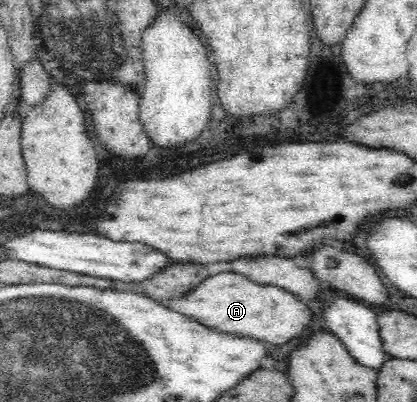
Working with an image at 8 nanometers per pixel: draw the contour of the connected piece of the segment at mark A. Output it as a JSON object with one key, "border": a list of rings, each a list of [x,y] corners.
{"border":[[[232,270],[209,276],[184,296],[169,297],[164,300],[164,306],[194,319],[210,331],[234,337],[248,336],[270,344],[286,344],[288,340],[300,336],[310,324],[310,310],[290,292],[258,285]]]}

